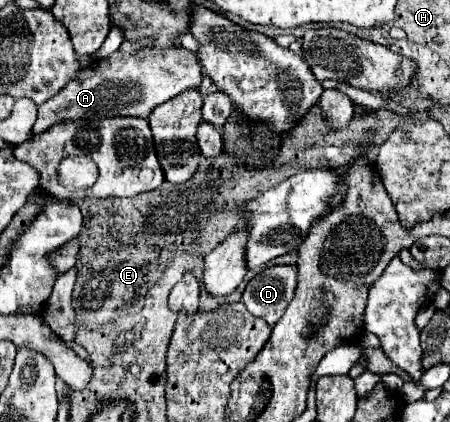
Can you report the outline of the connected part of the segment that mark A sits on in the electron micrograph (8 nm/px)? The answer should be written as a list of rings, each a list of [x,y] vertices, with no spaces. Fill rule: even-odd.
[[[171,48],[165,52],[135,52],[123,54],[113,52],[109,58],[97,60],[83,68],[57,96],[39,106],[37,122],[31,136],[47,132],[51,126],[69,120],[101,120],[115,116],[137,116],[147,118],[151,110],[183,90],[197,88],[201,84],[201,66],[193,52],[185,48]]]

